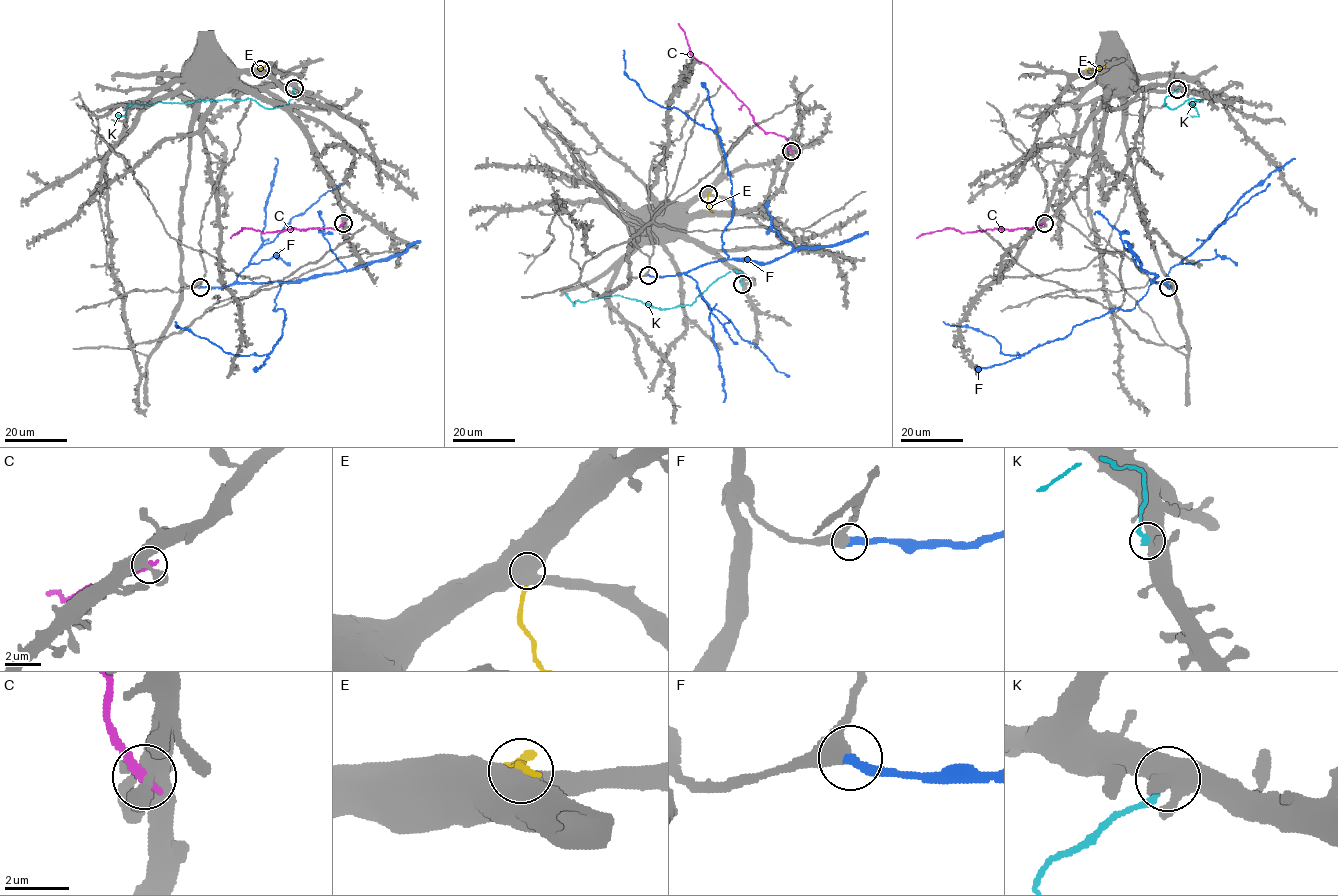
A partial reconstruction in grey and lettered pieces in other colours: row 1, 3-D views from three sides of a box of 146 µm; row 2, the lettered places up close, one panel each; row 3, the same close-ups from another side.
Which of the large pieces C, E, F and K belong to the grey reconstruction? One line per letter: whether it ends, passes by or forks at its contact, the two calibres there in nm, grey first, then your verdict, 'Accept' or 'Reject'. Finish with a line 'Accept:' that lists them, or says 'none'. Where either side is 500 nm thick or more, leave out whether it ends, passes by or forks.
C: It ends there. Thickness 420 nm (grey) against 400 nm. Reject
E: Thickness 600 nm (grey) against 320 nm. Reject
F: It ends there. Thickness 440 nm (grey) against 360 nm. Accept
K: It ends there. Thickness 460 nm (grey) against 320 nm. Reject
Accept: F

